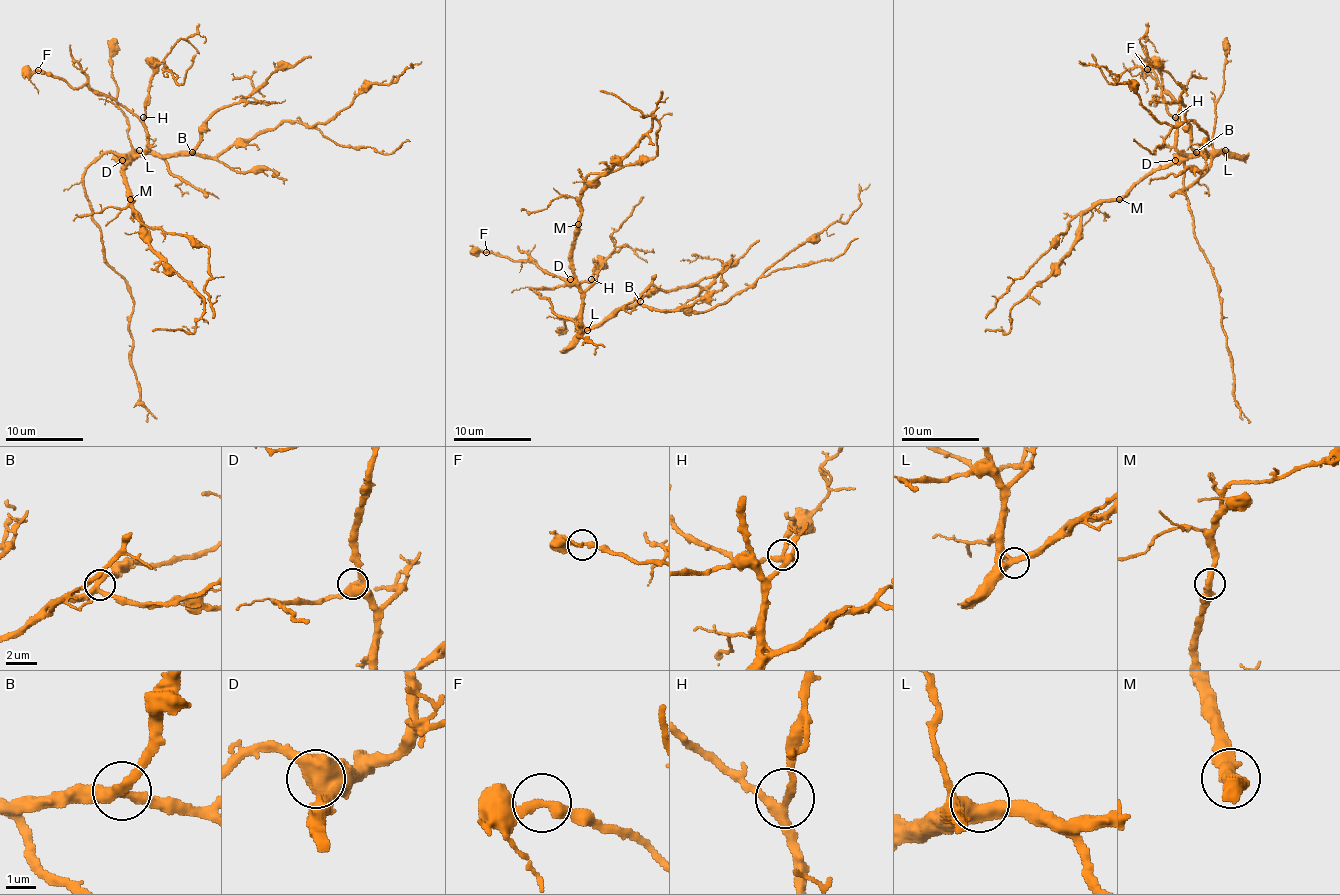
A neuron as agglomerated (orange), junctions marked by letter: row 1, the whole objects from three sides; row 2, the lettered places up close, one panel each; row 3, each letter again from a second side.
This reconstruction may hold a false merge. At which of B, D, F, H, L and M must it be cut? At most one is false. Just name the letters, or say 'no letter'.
no letter

